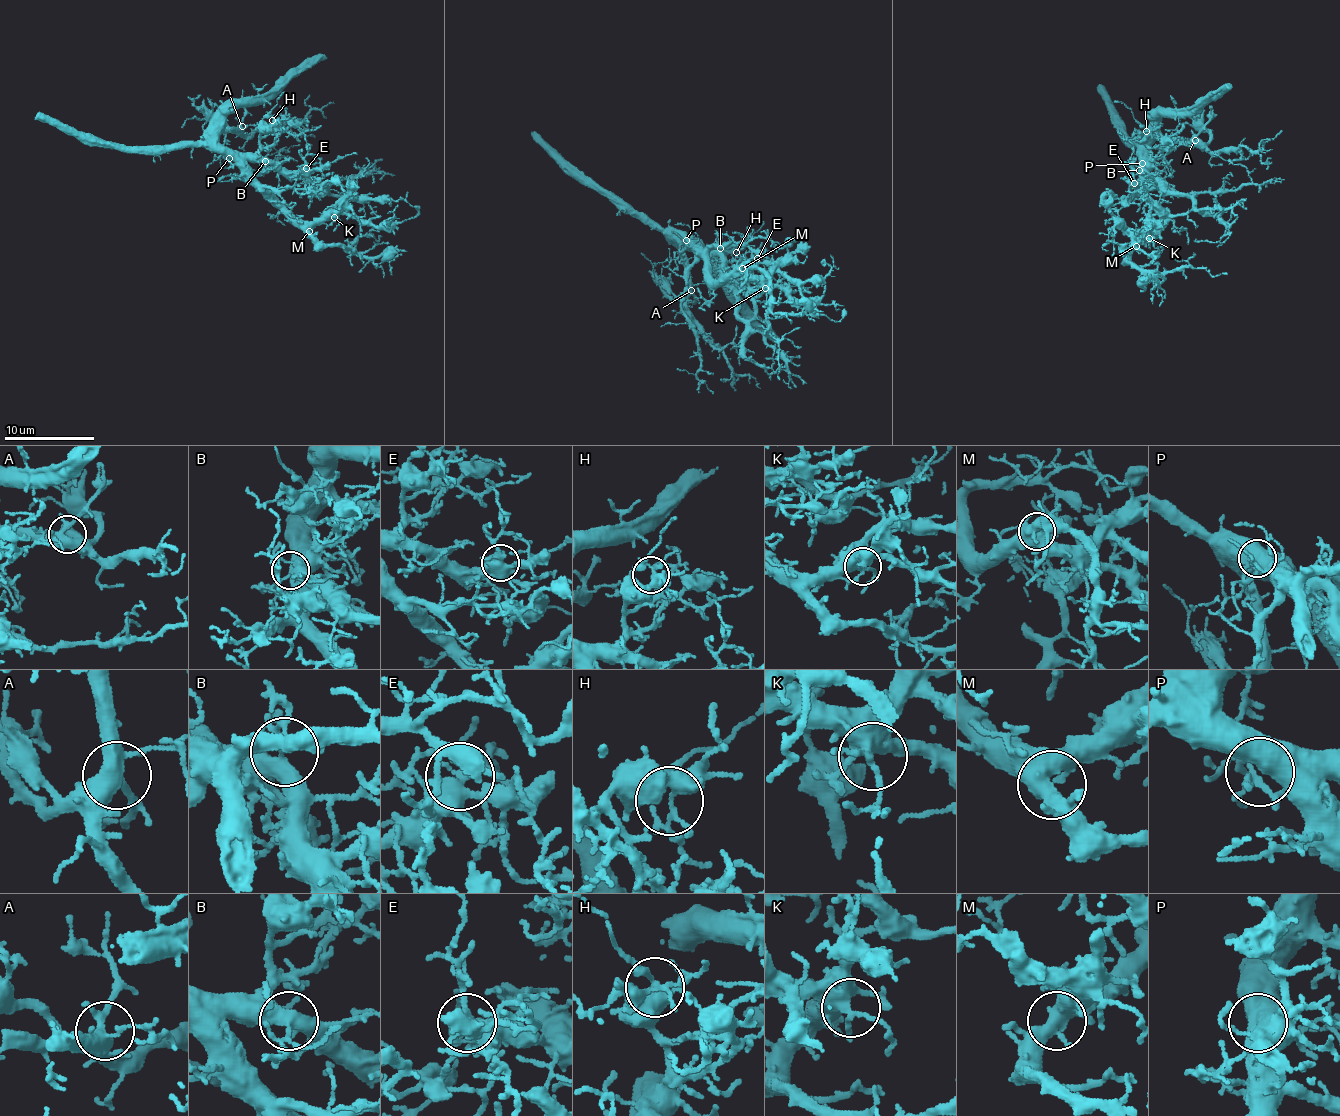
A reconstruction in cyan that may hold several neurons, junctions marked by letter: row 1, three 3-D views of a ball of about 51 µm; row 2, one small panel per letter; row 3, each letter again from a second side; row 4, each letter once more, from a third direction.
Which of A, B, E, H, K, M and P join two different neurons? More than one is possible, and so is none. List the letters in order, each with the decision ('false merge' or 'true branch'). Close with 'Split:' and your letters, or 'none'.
A: true branch
B: true branch
E: true branch
H: true branch
K: true branch
M: true branch
P: true branch
Split: none

